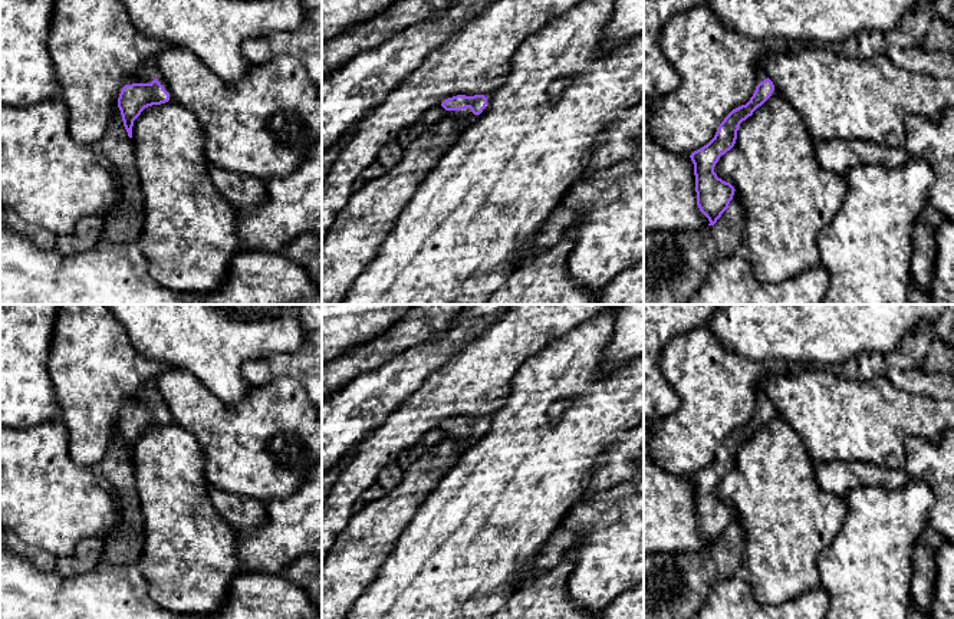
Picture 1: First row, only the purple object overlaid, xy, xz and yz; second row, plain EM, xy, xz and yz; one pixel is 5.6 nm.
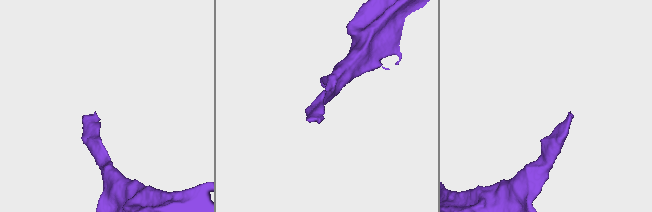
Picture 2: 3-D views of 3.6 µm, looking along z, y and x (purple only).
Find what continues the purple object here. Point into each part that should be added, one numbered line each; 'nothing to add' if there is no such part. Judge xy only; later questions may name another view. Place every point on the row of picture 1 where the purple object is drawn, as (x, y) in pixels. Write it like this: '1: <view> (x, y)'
1: xy (148, 72)

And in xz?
1: xz (467, 118)

